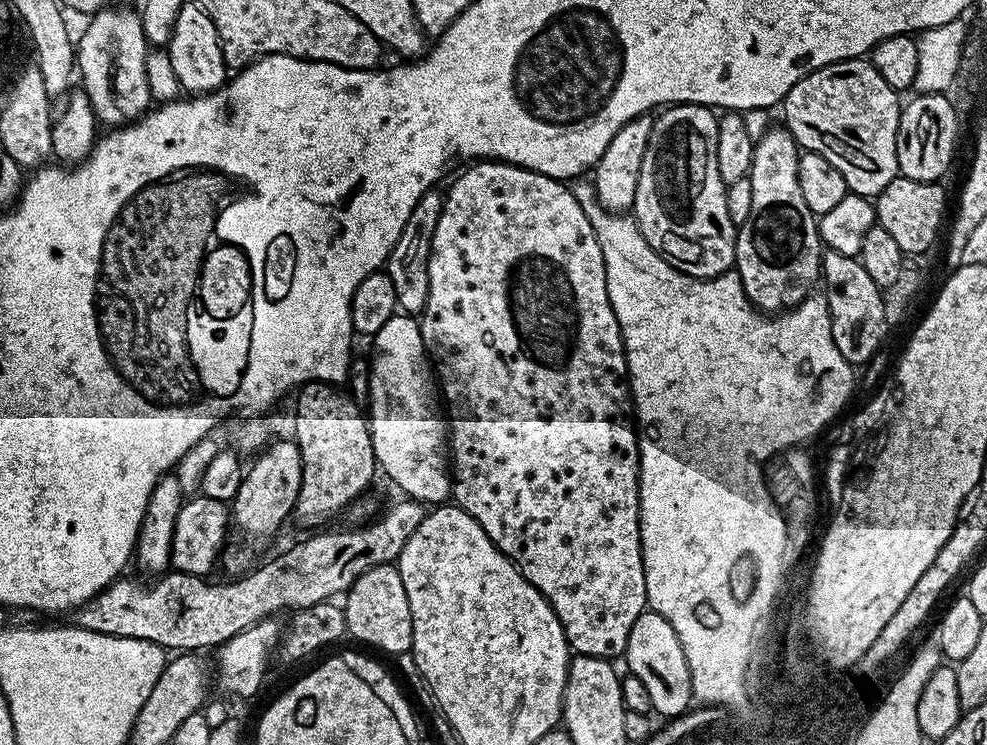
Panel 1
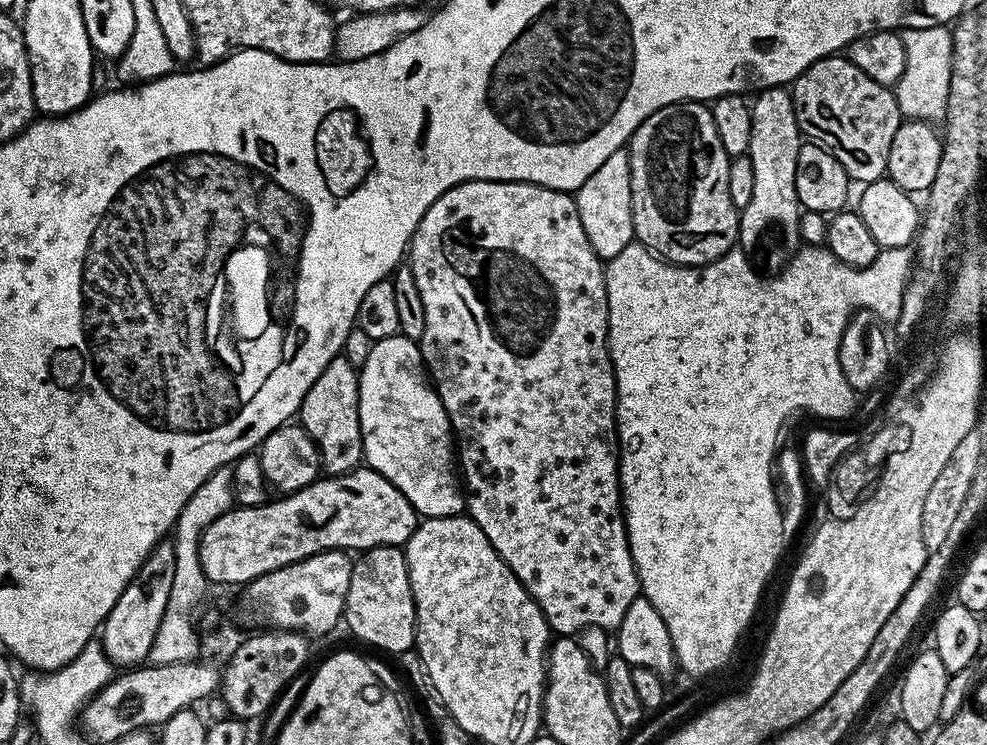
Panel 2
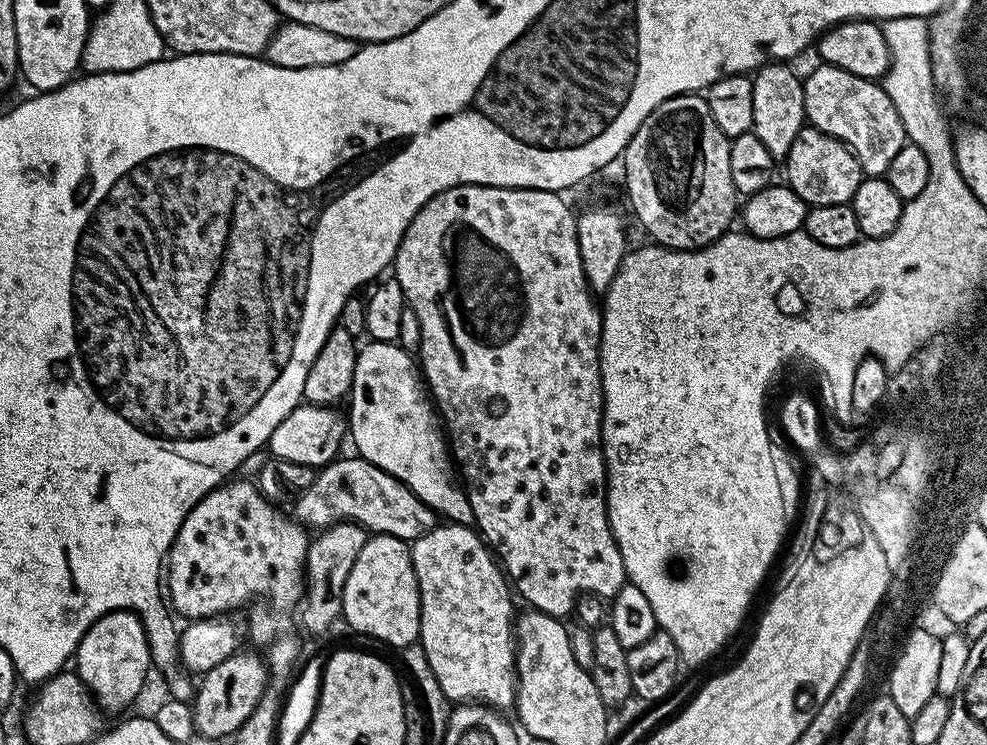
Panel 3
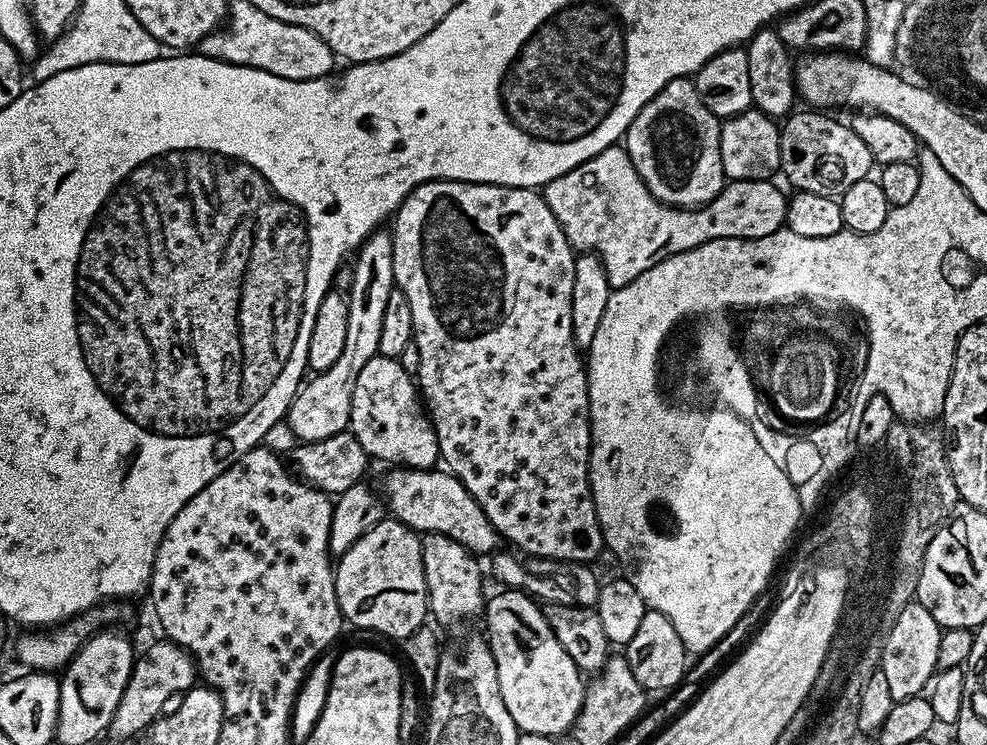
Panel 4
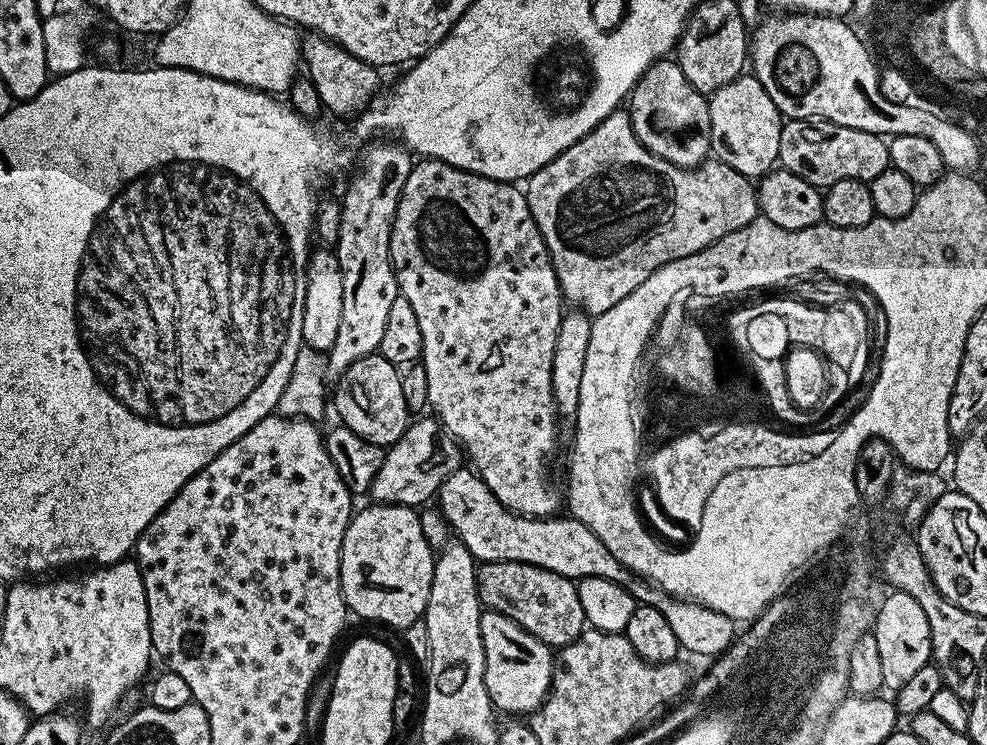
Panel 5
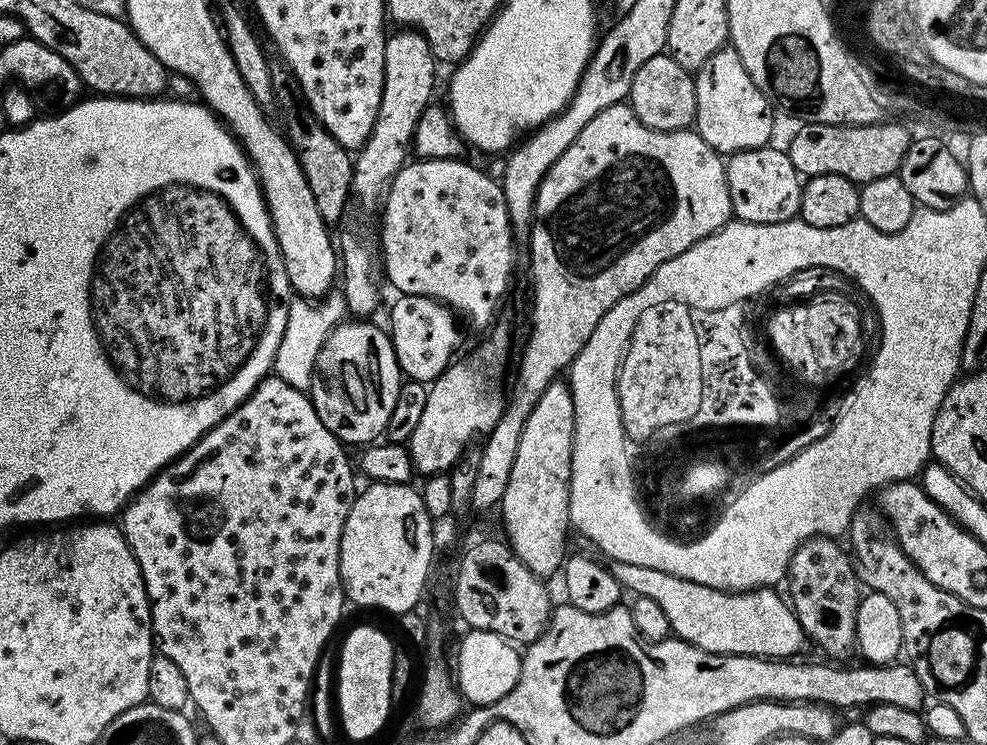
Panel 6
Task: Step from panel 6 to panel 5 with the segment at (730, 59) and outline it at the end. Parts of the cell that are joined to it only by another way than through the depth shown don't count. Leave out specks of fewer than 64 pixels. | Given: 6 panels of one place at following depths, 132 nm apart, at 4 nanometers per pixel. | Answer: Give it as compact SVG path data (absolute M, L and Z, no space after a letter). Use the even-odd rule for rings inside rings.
M742 74L734 78L734 82L726 82L718 91L707 97L710 110L710 138L712 139L711 155L738 170L738 174L749 178L759 178L773 171L777 167L780 158L780 139L785 121L780 115L778 106L774 106L774 98L766 94L762 82L758 82L755 74Z

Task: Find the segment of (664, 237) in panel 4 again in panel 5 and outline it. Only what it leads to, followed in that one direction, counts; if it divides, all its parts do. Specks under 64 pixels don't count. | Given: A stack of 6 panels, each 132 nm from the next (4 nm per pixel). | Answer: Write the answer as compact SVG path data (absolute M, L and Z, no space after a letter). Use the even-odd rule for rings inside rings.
M624 110L610 113L594 130L590 130L590 134L586 134L586 138L574 142L574 146L570 146L562 154L558 154L558 158L554 158L546 166L542 166L542 170L529 176L526 181L530 214L534 214L534 222L548 247L548 253L560 283L560 295L567 303L568 300L572 303L569 305L573 309L587 312L593 318L601 316L606 310L610 310L610 306L618 306L618 302L622 302L622 298L626 298L626 294L638 290L638 286L642 286L642 282L646 282L646 278L650 278L650 274L654 274L654 270L658 270L678 258L686 258L690 254L701 252L706 246L718 242L726 234L742 230L742 226L757 219L756 190L757 185L749 177L738 174L738 170L726 166L715 158L705 160L698 168L679 168L662 158L658 158L650 150L646 150L646 146L642 146L642 142L638 142L632 129L631 115Z

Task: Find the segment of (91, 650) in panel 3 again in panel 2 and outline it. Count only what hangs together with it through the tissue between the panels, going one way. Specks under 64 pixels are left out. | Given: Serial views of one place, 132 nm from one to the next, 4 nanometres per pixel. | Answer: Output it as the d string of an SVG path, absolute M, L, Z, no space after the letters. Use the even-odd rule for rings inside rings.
M161 542L142 562L135 578L126 586L126 590L122 590L118 602L114 602L114 610L110 610L104 619L98 640L113 665L140 666L151 657L152 643L158 626L162 626L173 586L174 546L170 542Z

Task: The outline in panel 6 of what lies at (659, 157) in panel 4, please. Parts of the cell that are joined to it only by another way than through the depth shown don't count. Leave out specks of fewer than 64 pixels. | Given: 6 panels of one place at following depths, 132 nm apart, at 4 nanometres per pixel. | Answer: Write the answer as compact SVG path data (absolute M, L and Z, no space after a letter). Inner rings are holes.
M661 54L650 58L650 62L645 62L642 70L634 74L627 103L646 126L659 132L682 132L696 118L696 86L693 77L685 68L678 66L672 56Z

